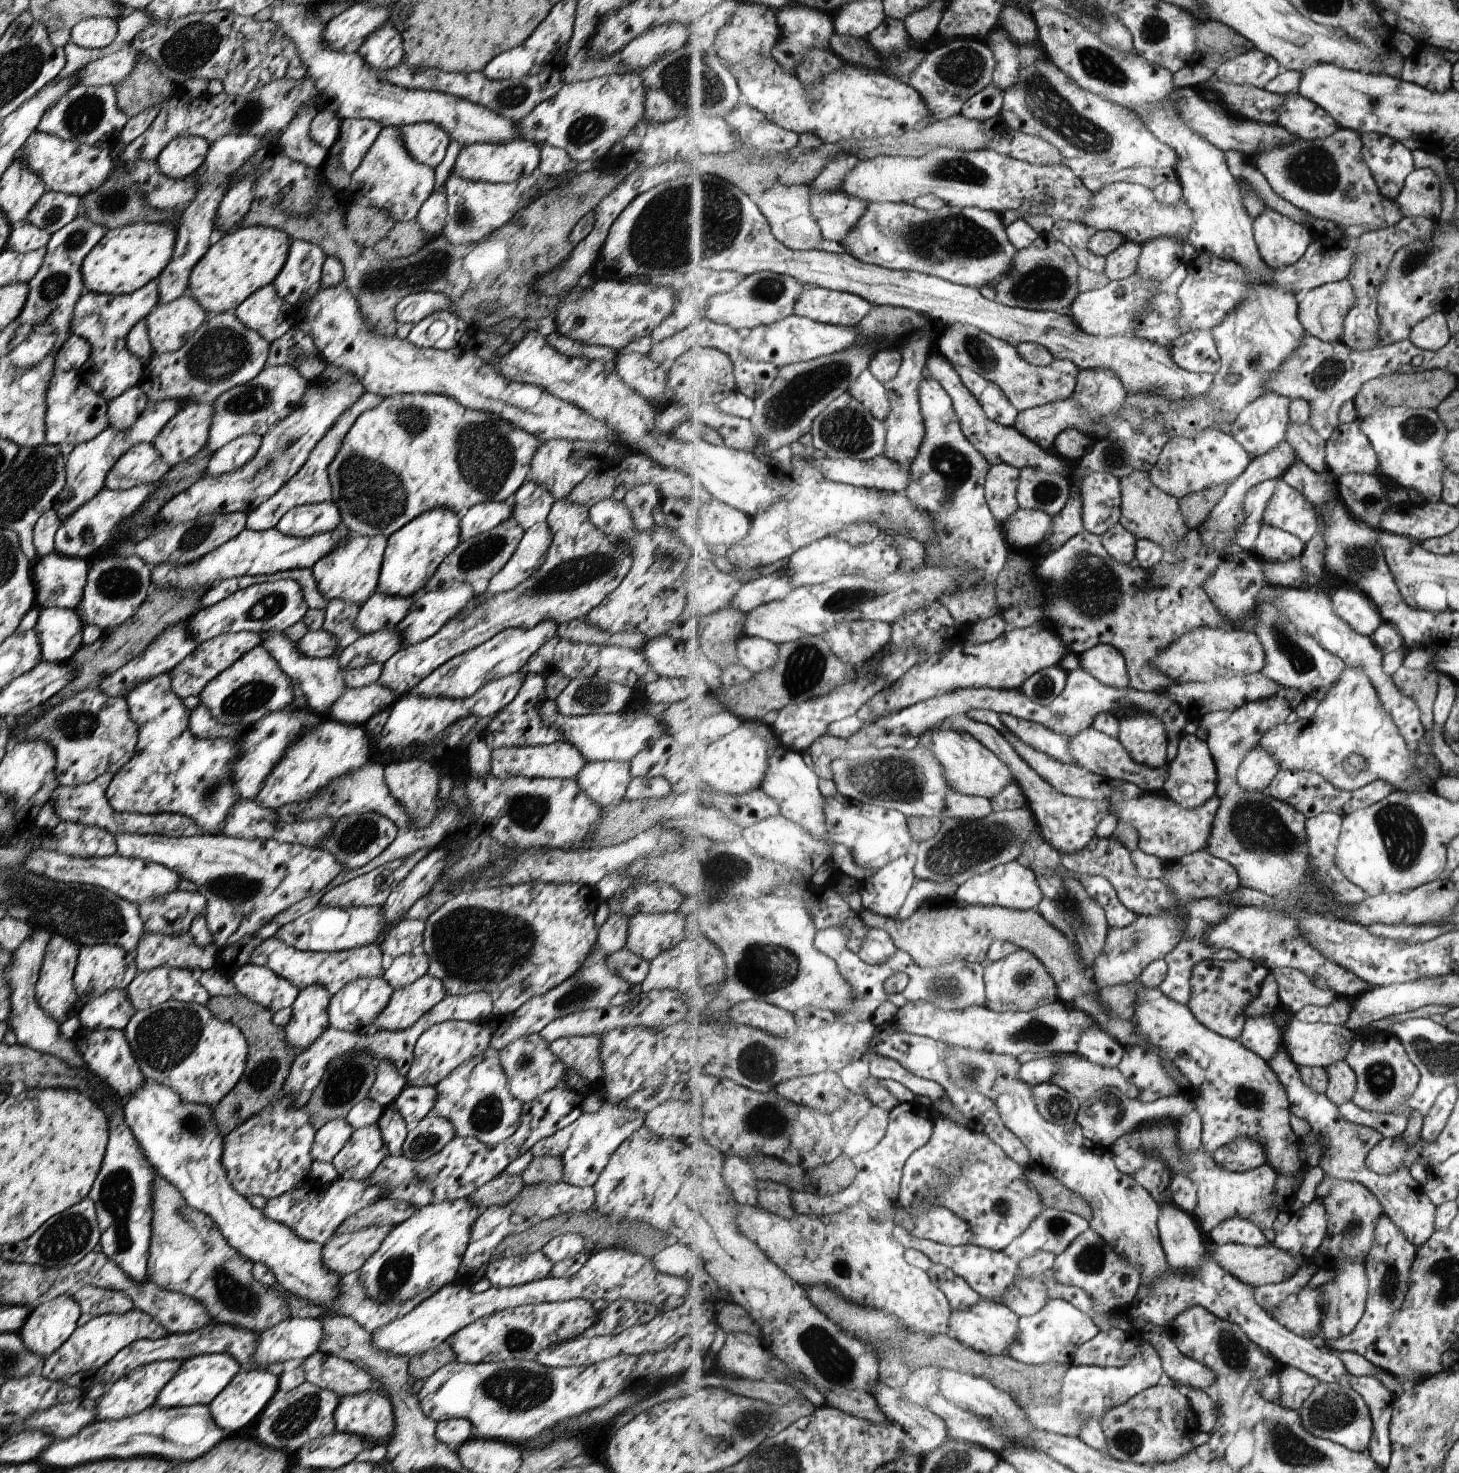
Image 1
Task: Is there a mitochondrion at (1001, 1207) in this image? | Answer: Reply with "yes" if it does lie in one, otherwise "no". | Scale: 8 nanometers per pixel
yes

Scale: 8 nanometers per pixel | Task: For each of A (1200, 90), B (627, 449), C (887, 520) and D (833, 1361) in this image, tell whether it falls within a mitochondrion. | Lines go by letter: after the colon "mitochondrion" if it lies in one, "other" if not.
A: other
B: other
C: other
D: mitochondrion

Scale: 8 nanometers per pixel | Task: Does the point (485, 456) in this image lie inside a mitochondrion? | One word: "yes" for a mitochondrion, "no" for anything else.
yes

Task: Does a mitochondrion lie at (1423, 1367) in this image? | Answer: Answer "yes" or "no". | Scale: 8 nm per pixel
no

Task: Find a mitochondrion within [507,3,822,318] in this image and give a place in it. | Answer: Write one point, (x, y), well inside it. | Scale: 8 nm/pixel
(667, 233)

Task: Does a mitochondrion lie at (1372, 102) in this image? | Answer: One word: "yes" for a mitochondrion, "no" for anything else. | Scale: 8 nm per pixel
yes

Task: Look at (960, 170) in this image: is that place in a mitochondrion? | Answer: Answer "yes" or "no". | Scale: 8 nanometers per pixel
yes

